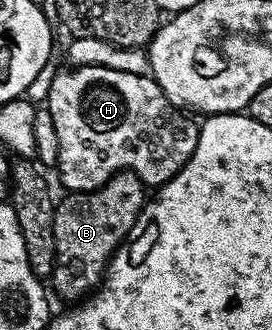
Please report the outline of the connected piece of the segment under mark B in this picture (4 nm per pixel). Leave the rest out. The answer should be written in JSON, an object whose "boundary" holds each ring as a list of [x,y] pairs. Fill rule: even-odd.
{"boundary":[[[132,171],[116,173],[103,187],[92,189],[90,193],[64,194],[65,198],[57,201],[55,211],[55,255],[57,262],[53,265],[51,284],[53,289],[62,297],[65,303],[80,303],[90,296],[101,284],[109,261],[117,252],[122,241],[128,237],[131,227],[135,227],[135,219],[139,219],[141,208],[147,200],[147,186],[139,179],[139,175]]]}

